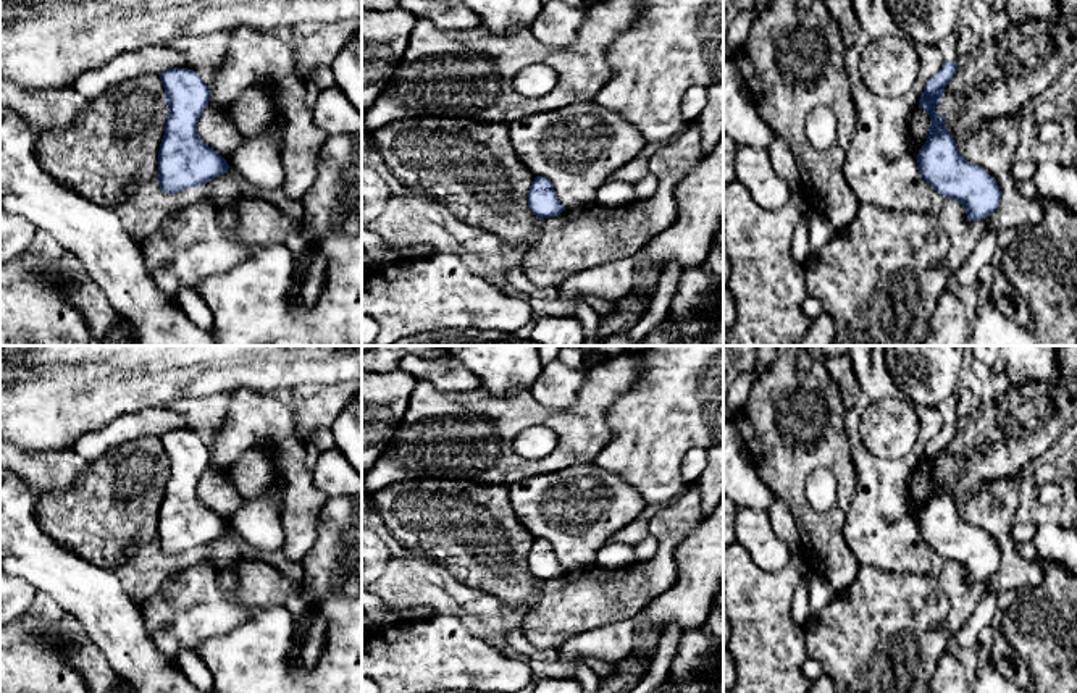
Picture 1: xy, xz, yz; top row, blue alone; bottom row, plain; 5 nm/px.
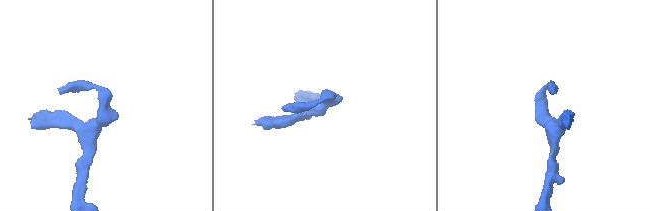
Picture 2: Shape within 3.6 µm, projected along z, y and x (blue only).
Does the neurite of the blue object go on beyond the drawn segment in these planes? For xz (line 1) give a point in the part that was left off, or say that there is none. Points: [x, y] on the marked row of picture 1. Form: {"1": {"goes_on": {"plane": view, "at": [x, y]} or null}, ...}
{"1": {"goes_on": null}}

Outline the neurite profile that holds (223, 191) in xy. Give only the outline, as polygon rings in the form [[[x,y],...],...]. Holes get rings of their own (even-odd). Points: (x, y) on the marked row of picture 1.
[[[224,173],[213,178],[203,186],[205,186],[203,199],[210,199],[215,204],[220,225],[226,231],[233,231],[237,223],[234,208],[237,200],[244,195],[237,179],[233,174]]]

